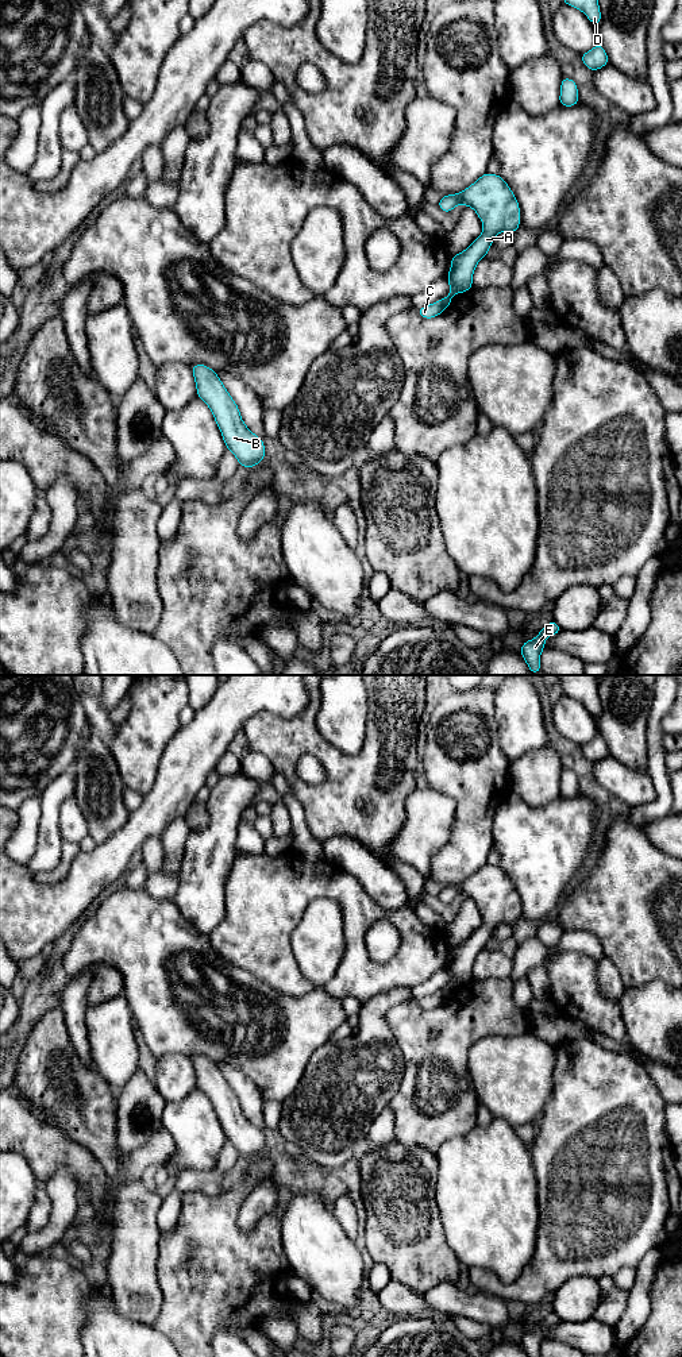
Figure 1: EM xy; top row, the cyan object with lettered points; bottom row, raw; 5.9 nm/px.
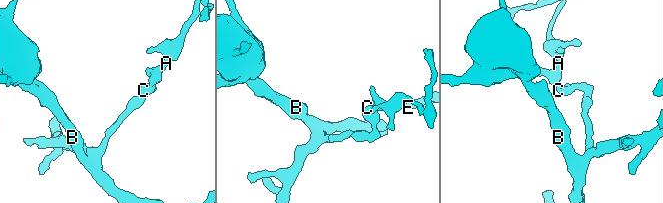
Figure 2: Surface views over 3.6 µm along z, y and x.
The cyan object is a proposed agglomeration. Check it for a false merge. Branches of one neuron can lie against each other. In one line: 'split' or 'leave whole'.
split

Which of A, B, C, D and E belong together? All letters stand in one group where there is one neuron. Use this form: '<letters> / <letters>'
A D / B C E

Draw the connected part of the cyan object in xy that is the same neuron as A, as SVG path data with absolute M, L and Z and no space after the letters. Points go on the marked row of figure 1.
M486 171L465 190L443 196L438 207L448 213L459 204L475 211L483 231L465 251L451 255L451 269L446 277L450 300L473 288L475 266L486 257L496 235L502 231L513 234L520 228L520 205L510 186L498 174Z

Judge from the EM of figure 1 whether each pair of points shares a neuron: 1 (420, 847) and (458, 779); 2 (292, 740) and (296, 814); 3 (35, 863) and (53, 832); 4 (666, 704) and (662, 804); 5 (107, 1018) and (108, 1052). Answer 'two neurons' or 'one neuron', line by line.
1: two neurons
2: two neurons
3: one neuron
4: one neuron
5: one neuron

